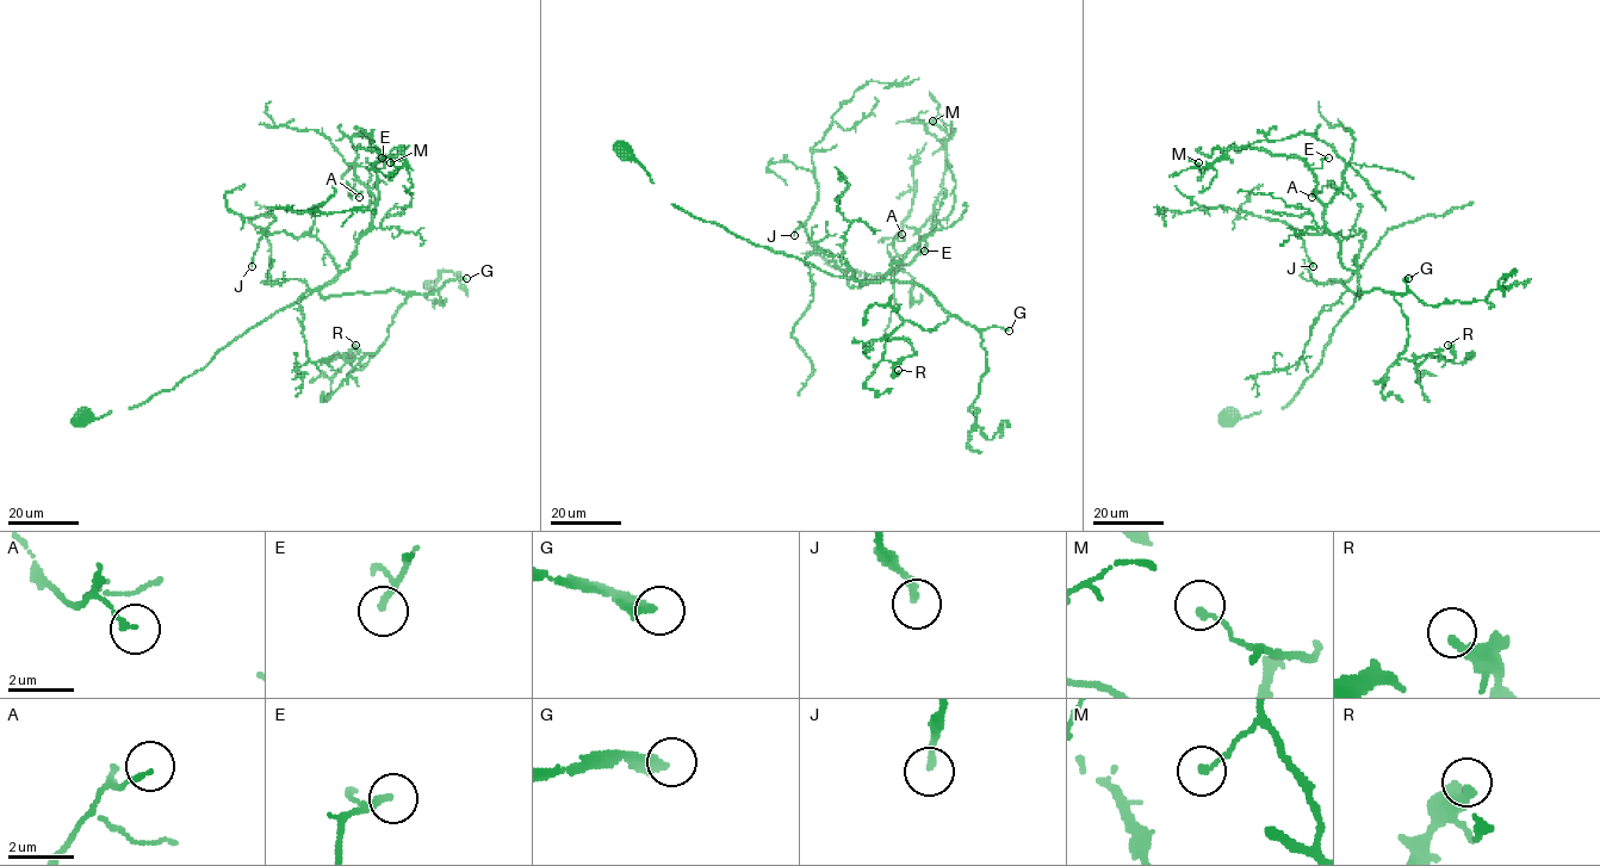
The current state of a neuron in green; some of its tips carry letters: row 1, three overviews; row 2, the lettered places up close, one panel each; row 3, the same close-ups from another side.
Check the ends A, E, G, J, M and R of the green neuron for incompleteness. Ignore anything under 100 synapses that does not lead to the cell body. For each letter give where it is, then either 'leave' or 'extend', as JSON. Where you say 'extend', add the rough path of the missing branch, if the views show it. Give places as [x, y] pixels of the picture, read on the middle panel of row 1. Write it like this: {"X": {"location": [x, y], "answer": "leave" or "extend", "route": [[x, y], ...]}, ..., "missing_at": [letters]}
{"A": {"location": [901, 234], "answer": "leave"}, "E": {"location": [924, 251], "answer": "leave"}, "G": {"location": [1009, 331], "answer": "extend"}, "J": {"location": [794, 235], "answer": "leave"}, "M": {"location": [932, 121], "answer": "leave"}, "R": {"location": [898, 370], "answer": "leave"}, "missing_at": ["G"]}

